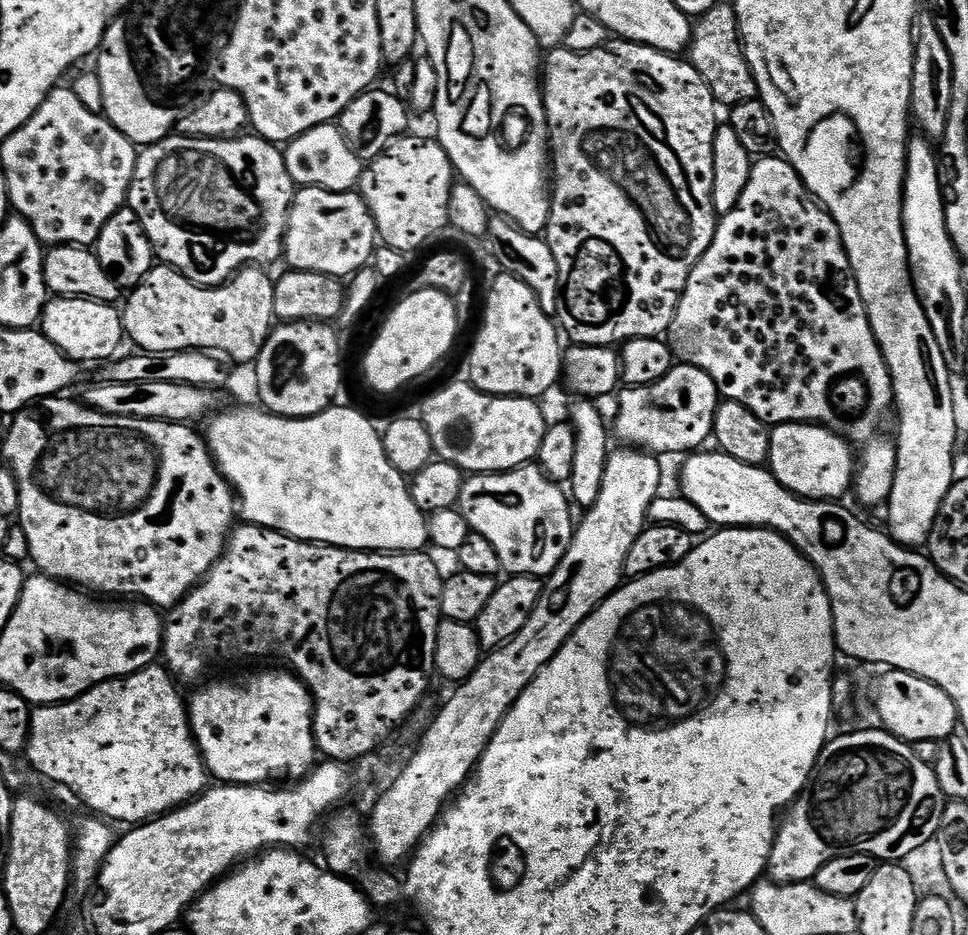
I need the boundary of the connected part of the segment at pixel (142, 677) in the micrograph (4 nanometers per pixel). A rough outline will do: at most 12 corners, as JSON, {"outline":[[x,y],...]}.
{"outline":[[155,663],[31,713],[33,773],[117,825],[210,776]]}

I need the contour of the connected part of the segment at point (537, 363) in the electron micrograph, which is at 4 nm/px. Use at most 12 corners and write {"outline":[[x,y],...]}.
{"outline":[[493,278],[467,379],[536,400],[561,383],[561,333],[526,282]]}

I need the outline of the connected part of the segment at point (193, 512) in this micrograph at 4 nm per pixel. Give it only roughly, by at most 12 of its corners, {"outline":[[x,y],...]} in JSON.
{"outline":[[11,417],[31,563],[171,610],[238,501],[186,424]]}

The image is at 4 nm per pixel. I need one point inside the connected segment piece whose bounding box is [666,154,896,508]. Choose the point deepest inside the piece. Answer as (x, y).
(772, 311)

